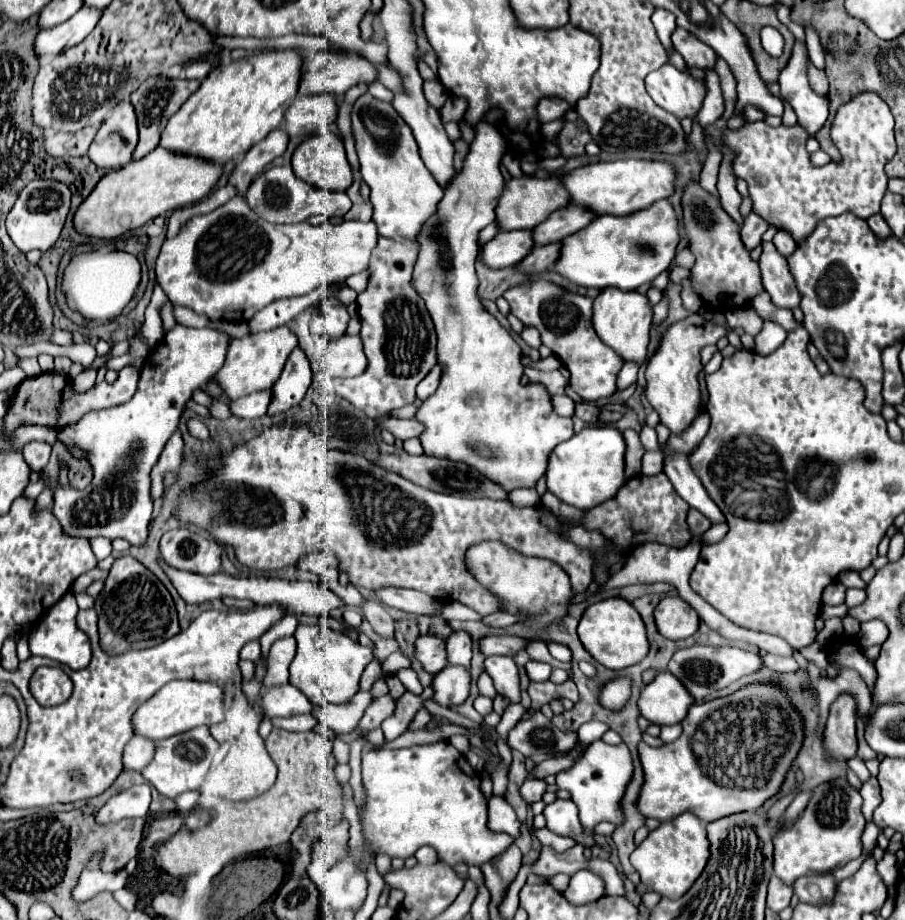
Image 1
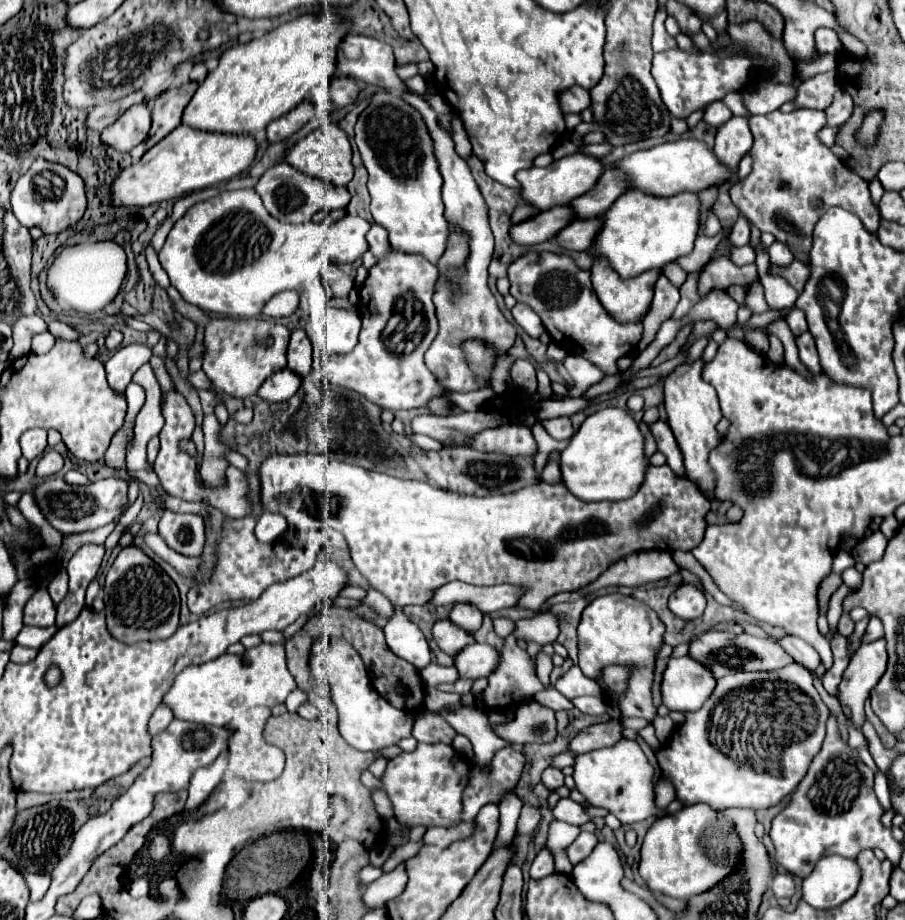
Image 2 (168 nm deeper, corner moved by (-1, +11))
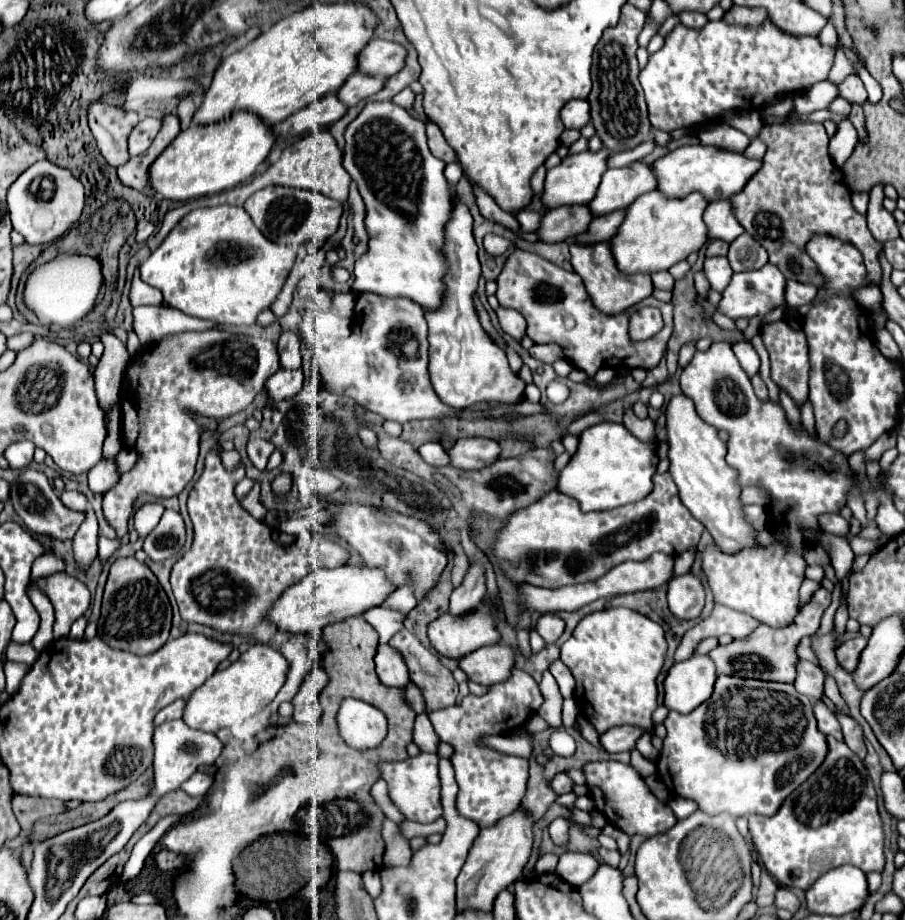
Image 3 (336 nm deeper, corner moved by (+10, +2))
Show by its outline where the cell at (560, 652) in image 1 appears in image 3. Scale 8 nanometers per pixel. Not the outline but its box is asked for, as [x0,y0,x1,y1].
[549,659,576,698]

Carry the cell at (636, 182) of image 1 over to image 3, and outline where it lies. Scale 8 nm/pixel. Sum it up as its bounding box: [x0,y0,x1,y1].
[652,145,762,201]

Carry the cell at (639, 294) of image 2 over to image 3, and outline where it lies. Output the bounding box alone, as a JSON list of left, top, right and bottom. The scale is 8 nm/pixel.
[570,241,652,315]

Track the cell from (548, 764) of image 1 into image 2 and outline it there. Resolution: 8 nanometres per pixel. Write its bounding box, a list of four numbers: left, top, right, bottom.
[567,720,621,756]

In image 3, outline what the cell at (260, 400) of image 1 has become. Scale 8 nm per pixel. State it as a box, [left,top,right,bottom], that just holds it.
[266,369,304,401]

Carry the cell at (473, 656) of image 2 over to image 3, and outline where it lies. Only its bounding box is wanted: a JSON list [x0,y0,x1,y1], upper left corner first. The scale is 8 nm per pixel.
[460,643,516,685]

